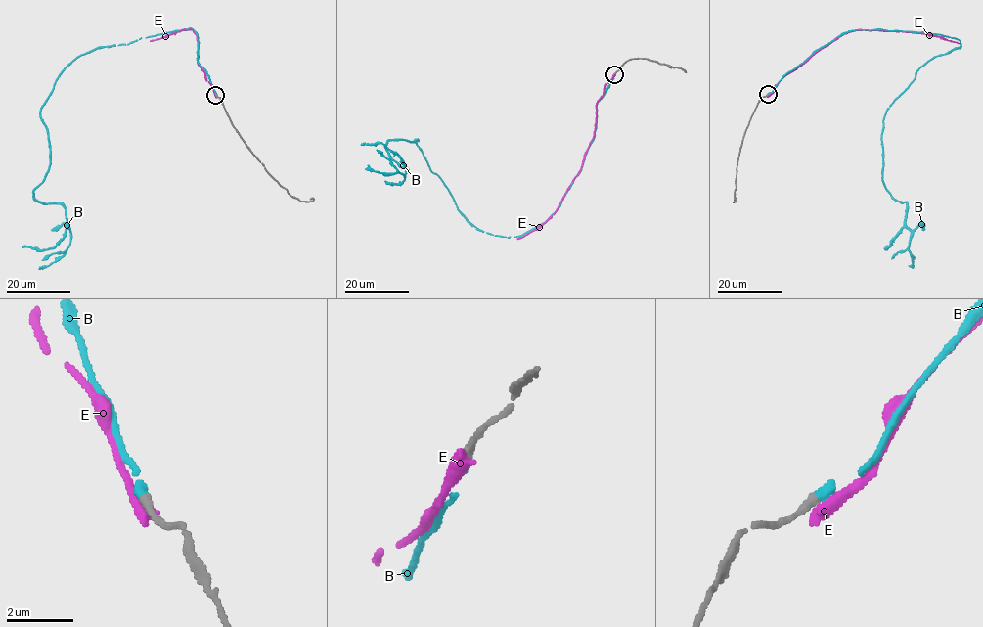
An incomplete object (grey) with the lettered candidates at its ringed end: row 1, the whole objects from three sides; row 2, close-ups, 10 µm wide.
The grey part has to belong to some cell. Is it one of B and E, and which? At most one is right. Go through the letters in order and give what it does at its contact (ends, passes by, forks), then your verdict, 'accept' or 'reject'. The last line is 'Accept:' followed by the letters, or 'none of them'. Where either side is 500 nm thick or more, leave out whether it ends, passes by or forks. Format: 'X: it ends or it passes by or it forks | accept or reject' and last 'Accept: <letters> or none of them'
B: it ends | accept
E: it ends | reject
Accept: B

